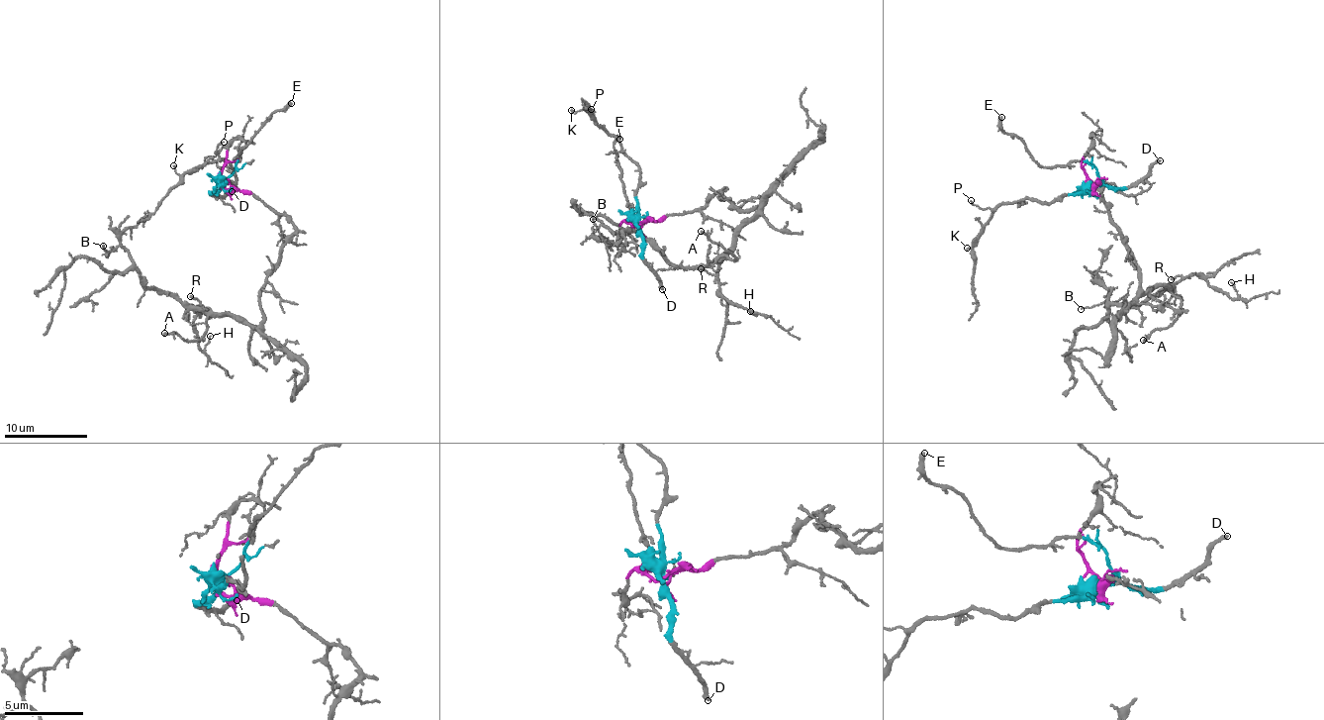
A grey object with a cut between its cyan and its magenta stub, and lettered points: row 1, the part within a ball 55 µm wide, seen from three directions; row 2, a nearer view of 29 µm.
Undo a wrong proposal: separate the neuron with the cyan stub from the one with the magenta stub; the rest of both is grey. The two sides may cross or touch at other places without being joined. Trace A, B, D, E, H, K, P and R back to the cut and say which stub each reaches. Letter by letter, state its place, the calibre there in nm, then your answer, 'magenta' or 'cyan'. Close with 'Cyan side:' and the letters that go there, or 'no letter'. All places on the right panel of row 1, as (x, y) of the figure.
A: (1143, 340) | 170 nm | magenta
B: (1081, 309) | 100 nm | magenta
D: (1160, 160) | 260 nm | cyan
E: (1001, 117) | 280 nm | cyan
H: (1231, 282) | 120 nm | magenta
K: (967, 248) | 120 nm | cyan
P: (971, 200) | 110 nm | cyan
R: (1171, 279) | 120 nm | magenta
Cyan side: D, E, K, P

